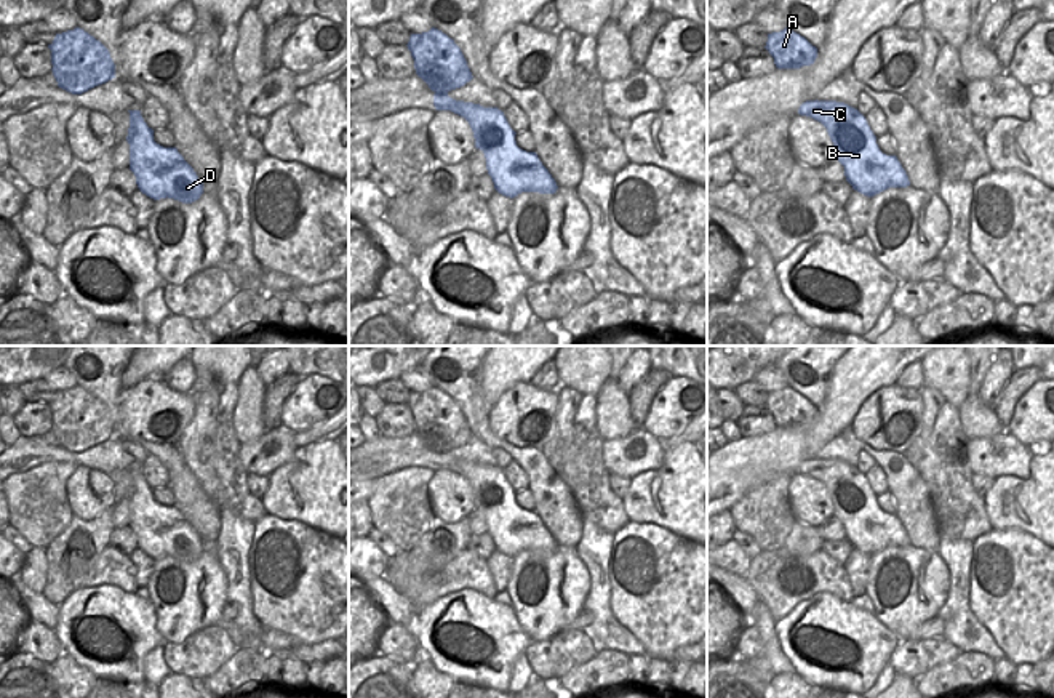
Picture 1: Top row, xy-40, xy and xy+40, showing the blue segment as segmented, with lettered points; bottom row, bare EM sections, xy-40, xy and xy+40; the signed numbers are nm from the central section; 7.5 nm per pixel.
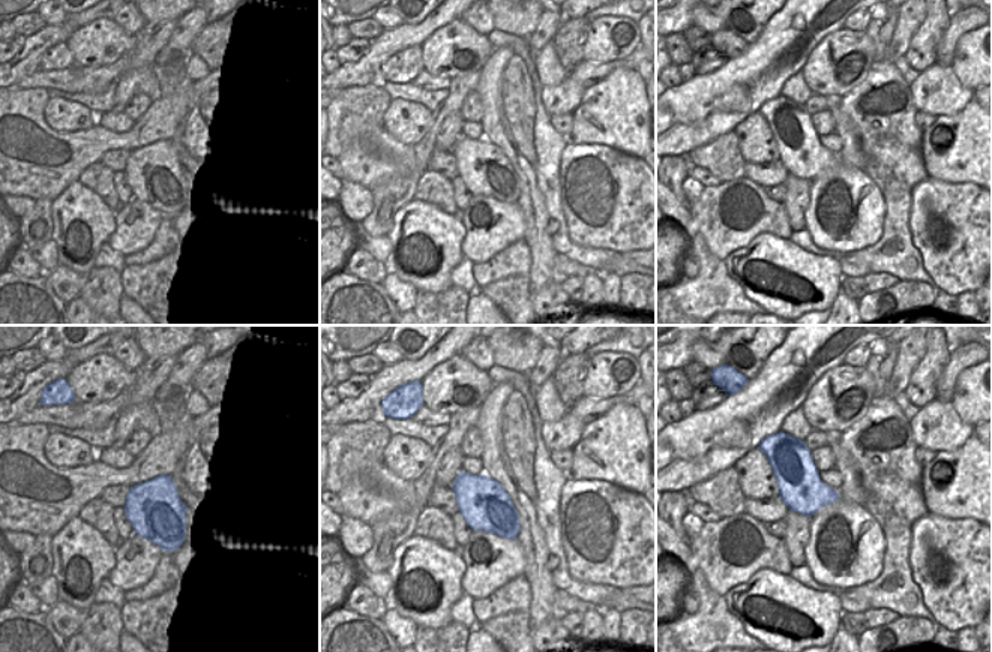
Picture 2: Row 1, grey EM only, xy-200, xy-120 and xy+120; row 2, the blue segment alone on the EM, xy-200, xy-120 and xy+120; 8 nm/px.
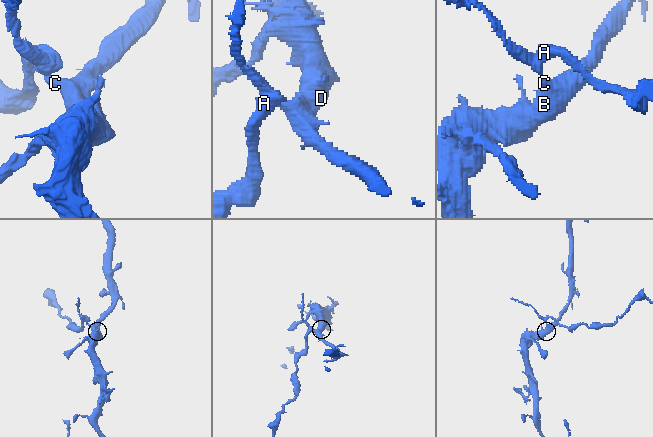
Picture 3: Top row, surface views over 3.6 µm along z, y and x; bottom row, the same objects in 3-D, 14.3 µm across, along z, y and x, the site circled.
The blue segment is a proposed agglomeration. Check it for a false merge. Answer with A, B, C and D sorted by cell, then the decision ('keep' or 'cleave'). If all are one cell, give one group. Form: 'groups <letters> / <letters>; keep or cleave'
groups A / B C D; cleave

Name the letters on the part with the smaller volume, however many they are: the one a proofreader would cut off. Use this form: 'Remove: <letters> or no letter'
Remove: A

